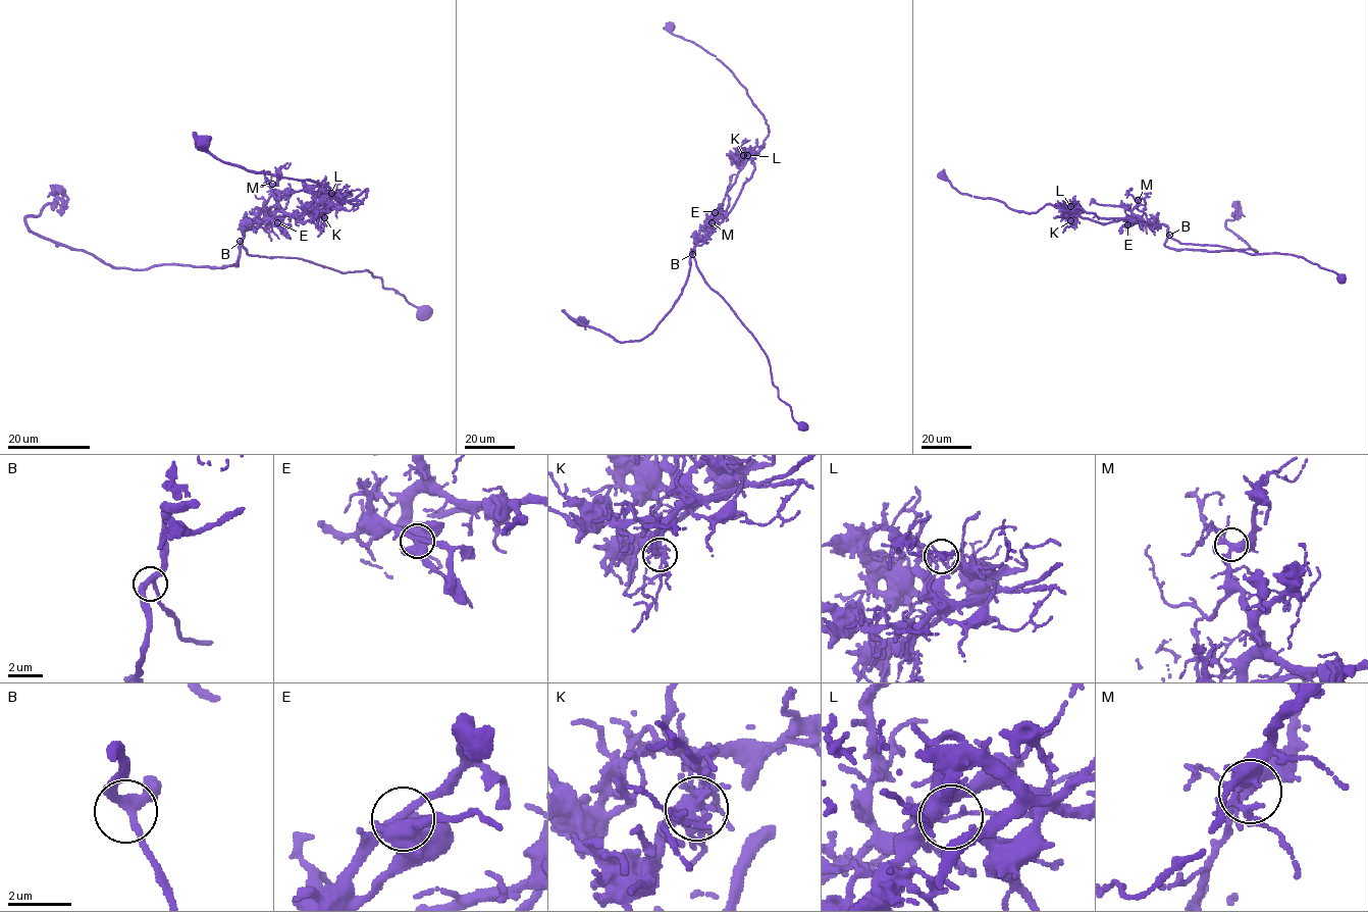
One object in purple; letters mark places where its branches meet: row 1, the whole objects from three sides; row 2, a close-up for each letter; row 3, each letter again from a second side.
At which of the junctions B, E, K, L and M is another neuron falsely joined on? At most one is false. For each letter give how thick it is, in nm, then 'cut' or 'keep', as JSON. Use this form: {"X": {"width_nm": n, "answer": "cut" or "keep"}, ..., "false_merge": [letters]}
{"B": {"width_nm": 320, "answer": "keep"}, "E": {"width_nm": 240, "answer": "keep"}, "K": {"width_nm": 320, "answer": "keep"}, "L": {"width_nm": 180, "answer": "cut"}, "M": {"width_nm": 320, "answer": "keep"}, "false_merge": ["L"]}

